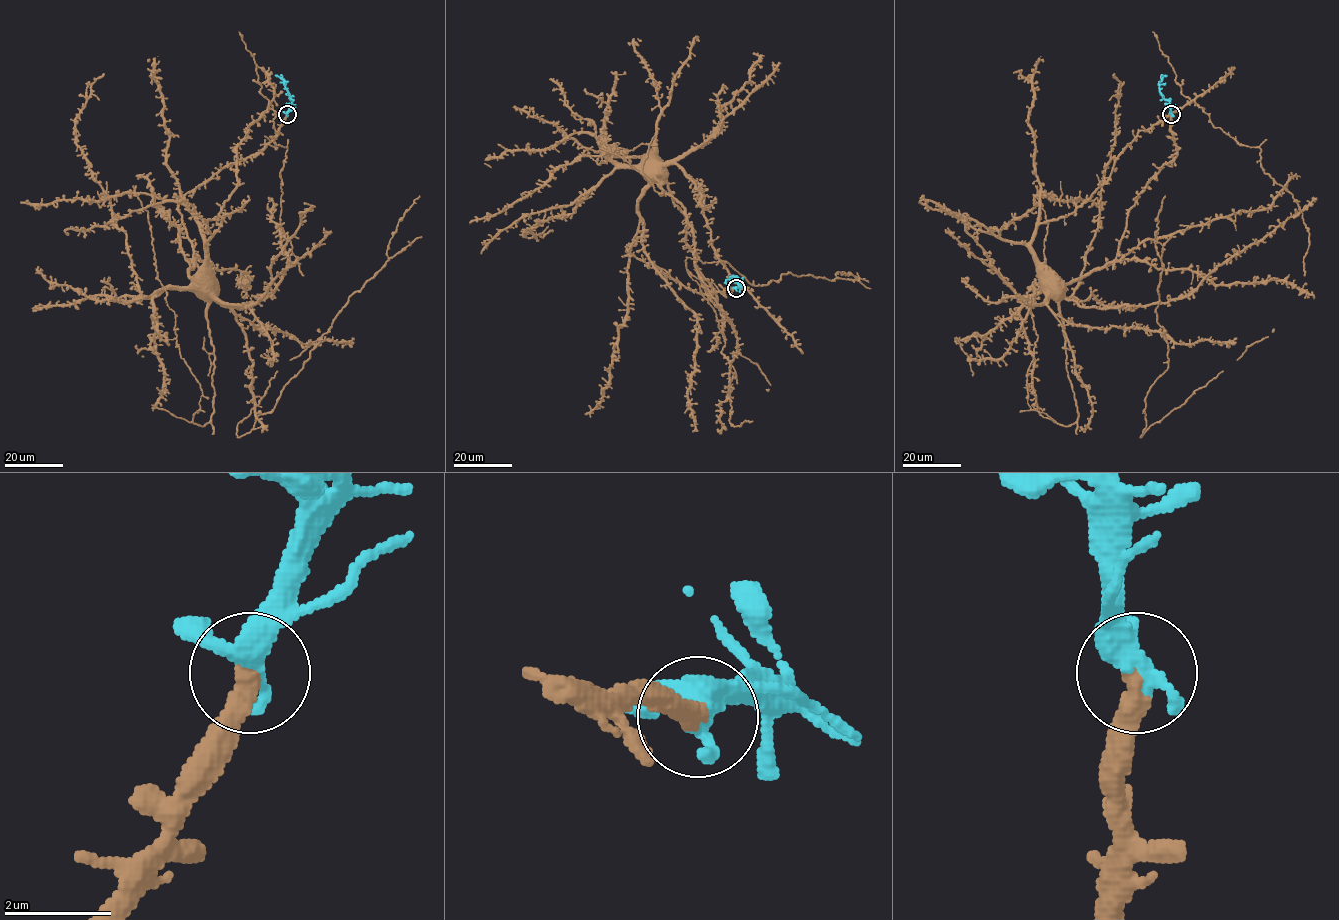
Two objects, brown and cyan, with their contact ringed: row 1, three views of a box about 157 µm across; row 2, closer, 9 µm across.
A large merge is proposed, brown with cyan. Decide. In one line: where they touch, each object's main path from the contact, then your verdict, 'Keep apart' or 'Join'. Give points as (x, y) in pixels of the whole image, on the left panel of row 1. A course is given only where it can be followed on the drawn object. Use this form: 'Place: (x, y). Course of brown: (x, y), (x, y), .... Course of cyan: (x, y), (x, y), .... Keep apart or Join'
Place: (287, 114). Course of brown: (286, 114), (259, 151), (222, 167), (180, 199), (193, 259), (189, 274), (198, 283), (205, 275). Course of cyan: (286, 114), (292, 102), (290, 94), (284, 82), (275, 75). Join

